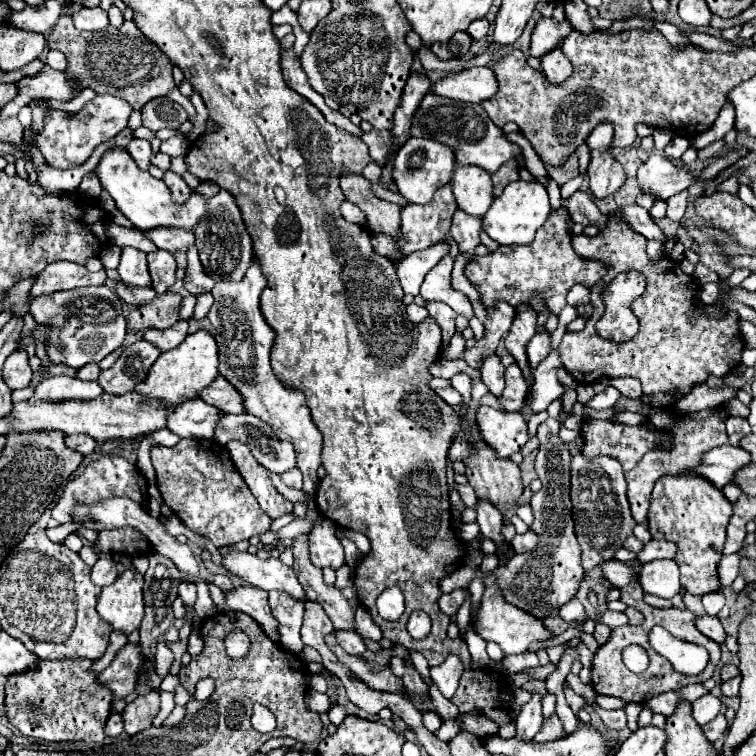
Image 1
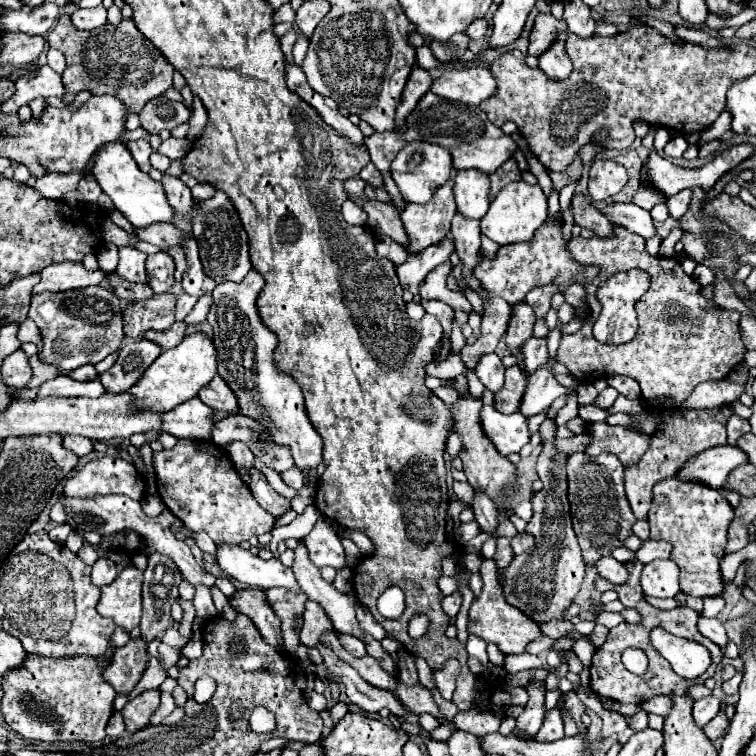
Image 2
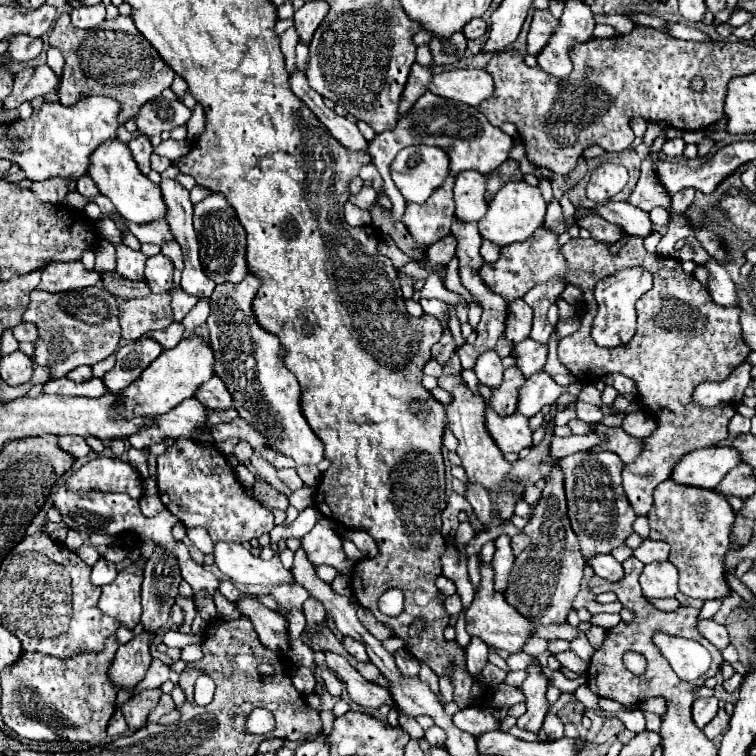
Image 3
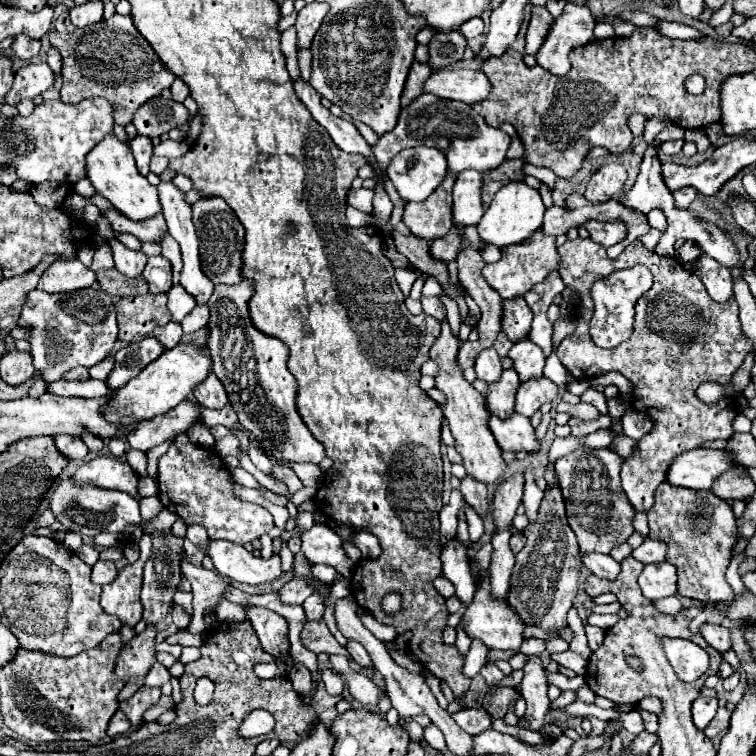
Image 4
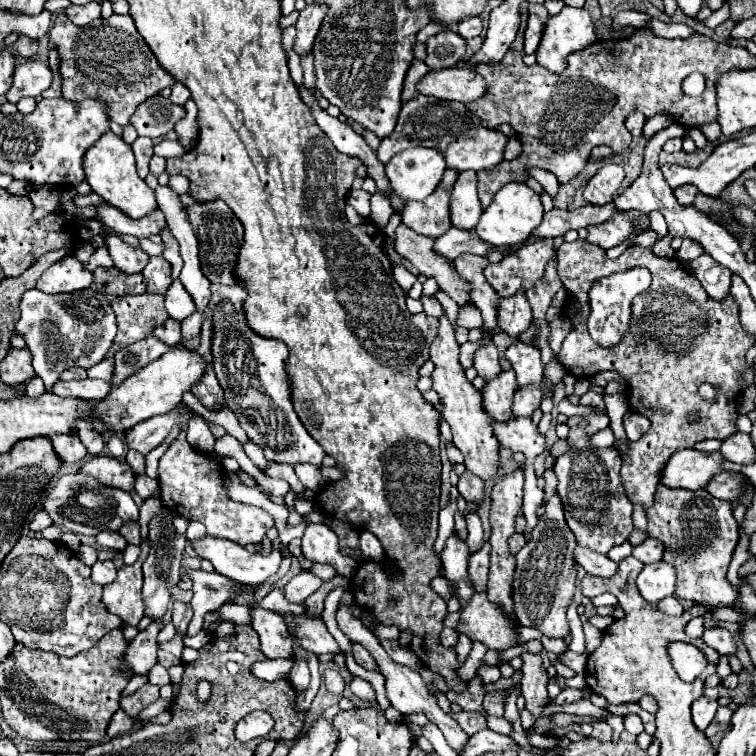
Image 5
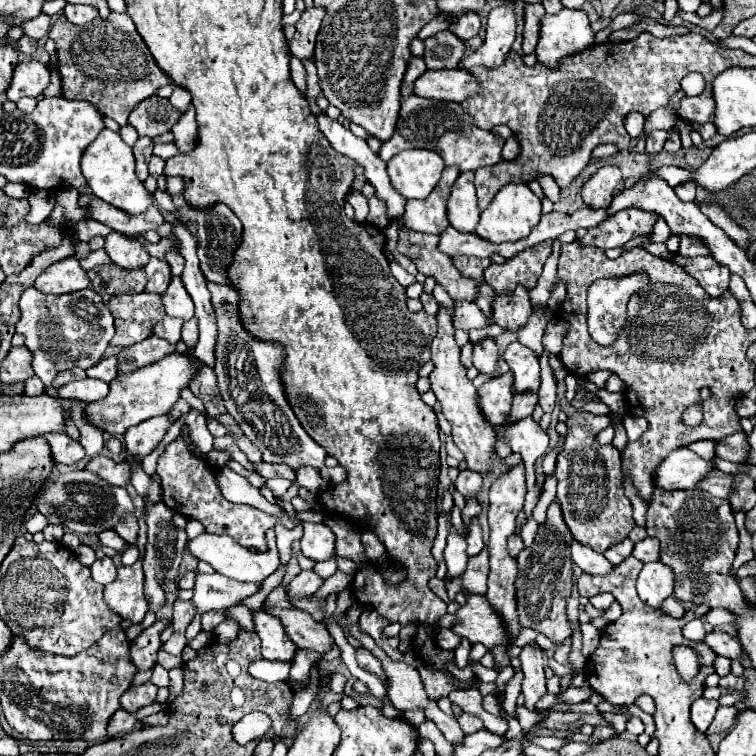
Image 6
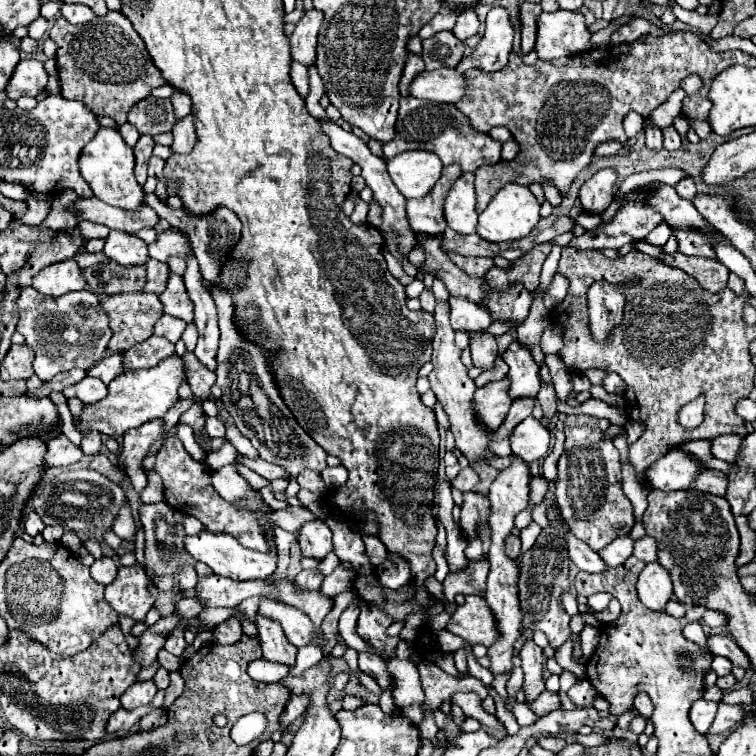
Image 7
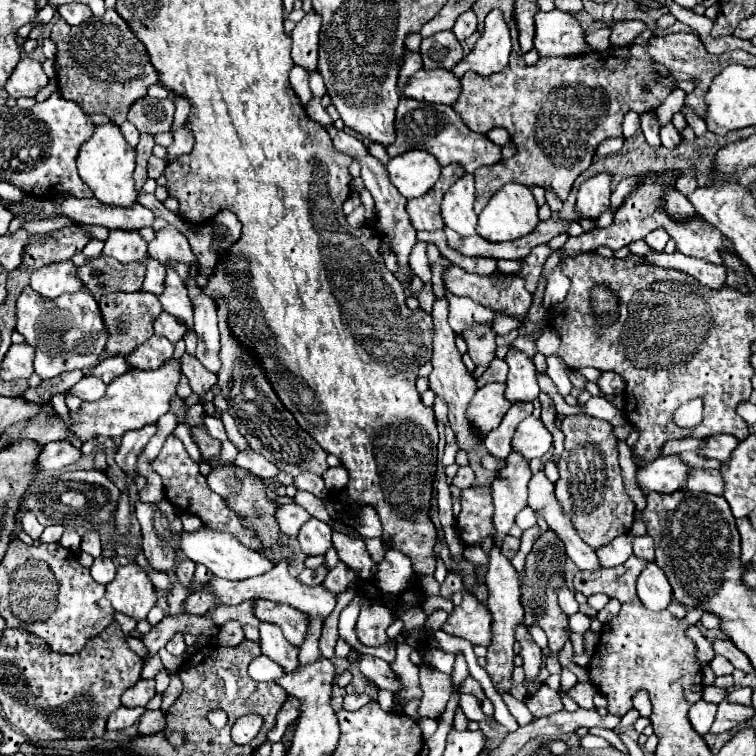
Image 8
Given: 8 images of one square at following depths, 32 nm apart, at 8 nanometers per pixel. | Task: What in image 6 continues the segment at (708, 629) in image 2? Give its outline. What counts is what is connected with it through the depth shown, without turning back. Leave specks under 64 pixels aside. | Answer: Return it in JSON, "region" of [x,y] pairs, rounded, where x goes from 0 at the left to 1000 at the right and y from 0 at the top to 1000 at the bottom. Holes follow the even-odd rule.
{"region":[[[937,836],[934,847],[931,847],[942,862],[947,862],[950,868],[960,868],[966,873],[976,873],[981,876],[981,854],[974,849],[971,841],[963,841],[958,836]]]}

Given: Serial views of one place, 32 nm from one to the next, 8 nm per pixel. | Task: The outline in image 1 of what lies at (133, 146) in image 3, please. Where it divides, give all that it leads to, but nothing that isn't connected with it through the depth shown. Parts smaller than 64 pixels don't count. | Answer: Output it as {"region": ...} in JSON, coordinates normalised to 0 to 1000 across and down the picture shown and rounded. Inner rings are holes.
{"region":[[[175,185],[167,198],[172,201],[172,206],[177,209],[177,214],[185,220],[185,222],[198,222],[198,206],[201,206],[201,198],[198,198],[198,188],[196,185]]]}

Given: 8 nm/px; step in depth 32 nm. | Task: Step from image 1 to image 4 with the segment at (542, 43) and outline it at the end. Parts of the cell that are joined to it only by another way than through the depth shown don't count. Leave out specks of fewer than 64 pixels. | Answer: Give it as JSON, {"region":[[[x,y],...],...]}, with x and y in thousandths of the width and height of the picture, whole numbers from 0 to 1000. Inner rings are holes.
{"region":[[[704,8],[704,24],[696,42],[696,71],[706,71],[717,61],[730,26],[733,24],[720,8]]]}

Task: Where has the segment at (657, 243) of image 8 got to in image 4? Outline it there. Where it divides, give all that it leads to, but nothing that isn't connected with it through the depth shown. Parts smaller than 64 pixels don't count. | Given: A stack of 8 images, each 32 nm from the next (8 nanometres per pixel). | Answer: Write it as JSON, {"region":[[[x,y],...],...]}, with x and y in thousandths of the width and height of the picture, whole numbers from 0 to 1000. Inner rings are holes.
{"region":[[[862,278],[862,280],[857,280],[857,291],[860,291],[860,299],[862,299],[862,302],[868,302],[868,304],[873,304],[873,307],[881,304],[881,286],[878,286],[876,278]]]}

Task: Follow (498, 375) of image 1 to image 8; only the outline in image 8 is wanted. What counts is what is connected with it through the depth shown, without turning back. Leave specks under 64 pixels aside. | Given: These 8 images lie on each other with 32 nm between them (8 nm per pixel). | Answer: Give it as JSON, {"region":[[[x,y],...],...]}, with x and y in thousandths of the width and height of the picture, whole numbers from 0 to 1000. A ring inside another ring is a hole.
{"region":[[[627,429],[624,434],[616,434],[608,439],[608,444],[616,450],[619,468],[627,476],[630,484],[646,484],[653,476],[656,463],[656,439],[648,429]]]}

